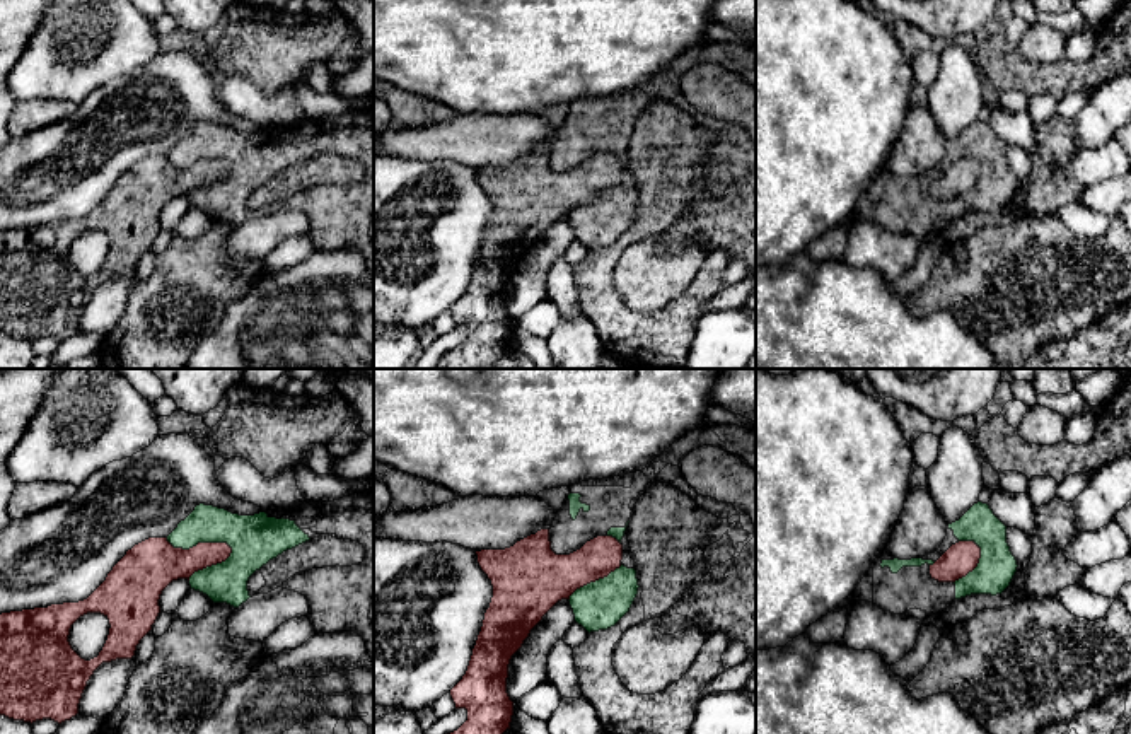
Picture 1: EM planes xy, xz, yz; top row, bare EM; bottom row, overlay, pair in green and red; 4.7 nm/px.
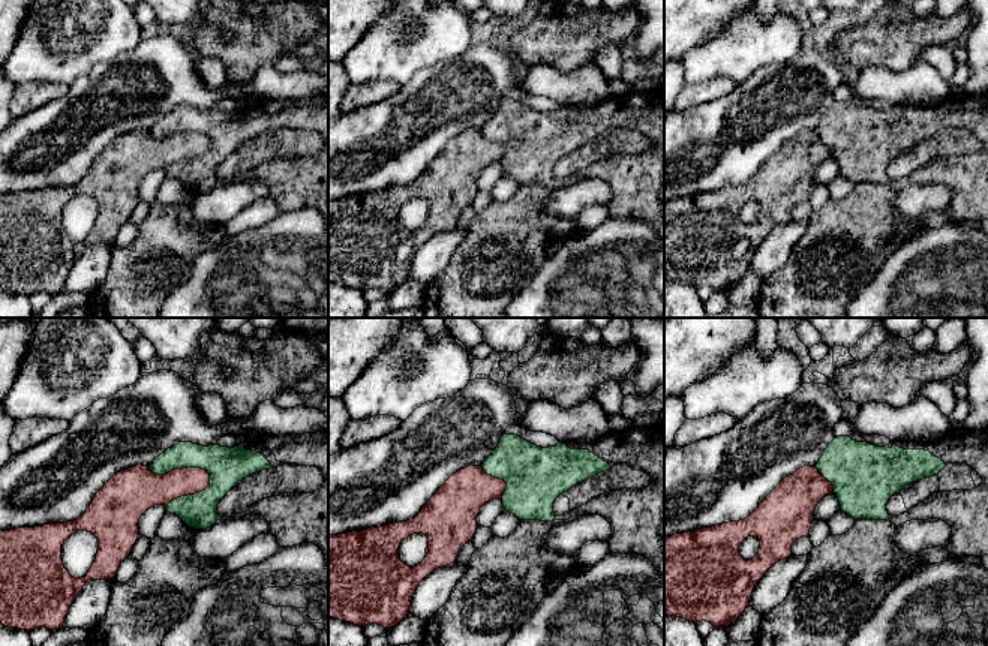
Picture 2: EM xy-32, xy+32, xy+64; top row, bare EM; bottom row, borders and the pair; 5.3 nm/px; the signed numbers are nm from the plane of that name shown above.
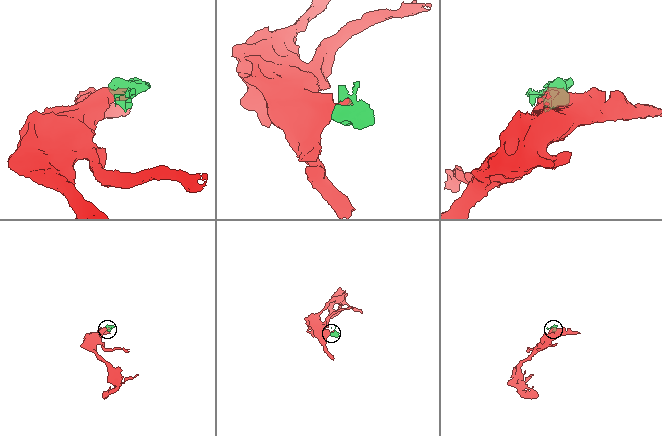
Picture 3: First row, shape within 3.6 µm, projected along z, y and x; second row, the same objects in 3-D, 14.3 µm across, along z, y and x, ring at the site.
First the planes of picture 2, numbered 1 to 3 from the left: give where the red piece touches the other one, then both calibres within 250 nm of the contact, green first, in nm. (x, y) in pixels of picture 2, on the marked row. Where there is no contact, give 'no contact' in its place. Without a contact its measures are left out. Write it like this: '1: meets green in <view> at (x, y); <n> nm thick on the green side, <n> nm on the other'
1: meets green in xy-32 at (183, 466); 200 nm thick on the green side, 200 nm on the other
2: meets green in xy+32 at (501, 478); 320 nm thick on the green side, 240 nm on the other
3: meets green in xy+64 at (826, 478); 340 nm thick on the green side, 260 nm on the other

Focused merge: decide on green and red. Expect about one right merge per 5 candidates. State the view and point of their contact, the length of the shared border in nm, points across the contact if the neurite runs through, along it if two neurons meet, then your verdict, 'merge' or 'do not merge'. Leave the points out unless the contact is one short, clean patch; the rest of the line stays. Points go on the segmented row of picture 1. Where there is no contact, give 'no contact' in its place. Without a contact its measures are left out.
meets green in xy at (200, 541); contact 320 nm long; do not merge

